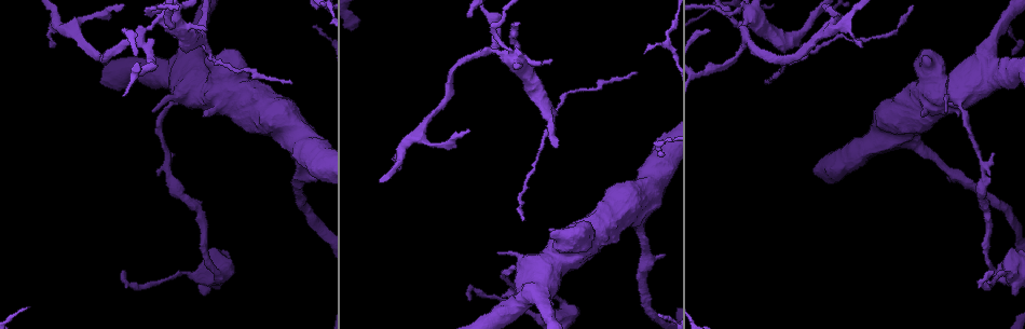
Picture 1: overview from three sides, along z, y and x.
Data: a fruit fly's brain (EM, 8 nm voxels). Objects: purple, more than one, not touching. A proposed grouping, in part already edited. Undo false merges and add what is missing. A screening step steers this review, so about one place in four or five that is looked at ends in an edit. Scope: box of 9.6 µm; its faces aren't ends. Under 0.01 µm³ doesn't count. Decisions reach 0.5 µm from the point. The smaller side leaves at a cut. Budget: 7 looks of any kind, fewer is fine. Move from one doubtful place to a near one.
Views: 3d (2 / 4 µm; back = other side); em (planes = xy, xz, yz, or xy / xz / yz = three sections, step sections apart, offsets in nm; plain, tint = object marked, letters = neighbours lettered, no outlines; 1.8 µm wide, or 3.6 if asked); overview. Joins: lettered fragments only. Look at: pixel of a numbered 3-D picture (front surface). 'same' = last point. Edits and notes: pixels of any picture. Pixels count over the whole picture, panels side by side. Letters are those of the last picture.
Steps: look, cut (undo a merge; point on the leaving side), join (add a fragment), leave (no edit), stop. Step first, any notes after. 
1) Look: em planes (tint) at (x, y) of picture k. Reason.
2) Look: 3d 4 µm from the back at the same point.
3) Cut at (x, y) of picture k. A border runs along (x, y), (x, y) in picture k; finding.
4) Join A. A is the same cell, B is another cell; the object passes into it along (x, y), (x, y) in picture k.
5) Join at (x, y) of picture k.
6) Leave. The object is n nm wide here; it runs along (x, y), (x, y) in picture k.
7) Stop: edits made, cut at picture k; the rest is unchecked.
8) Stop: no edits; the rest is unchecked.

Look: em yz step 16 (letters) at (975, 80) of picture 1. Thick turns thin.

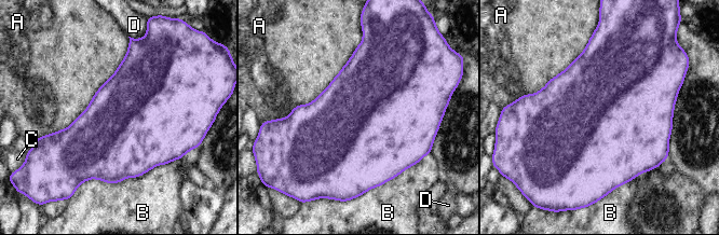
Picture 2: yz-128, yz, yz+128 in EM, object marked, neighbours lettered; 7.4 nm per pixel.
Leave. A, B, C and D are other cells; all the same neuron.

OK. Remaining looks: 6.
Look: em xy step 4 (tint) at (54, 46) of picture 1. Thin end.

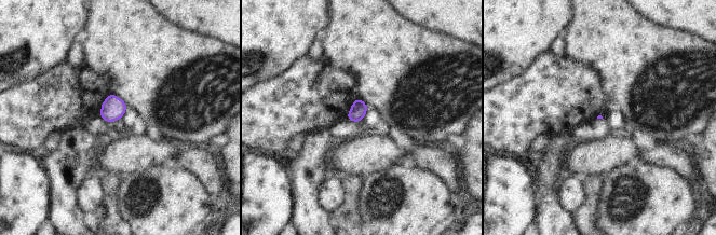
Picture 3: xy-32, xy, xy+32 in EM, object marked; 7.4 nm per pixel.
Look: em planes (tint) at the same point. Cut it another way.

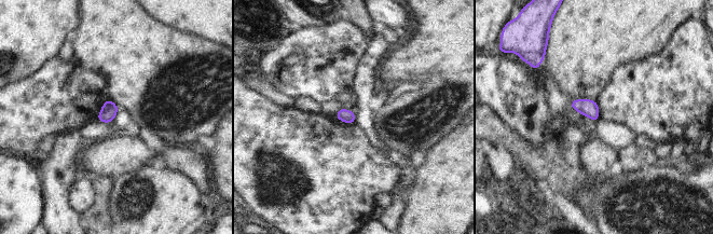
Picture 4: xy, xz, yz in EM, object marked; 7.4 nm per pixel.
Look: em planes (letters) at the same point.

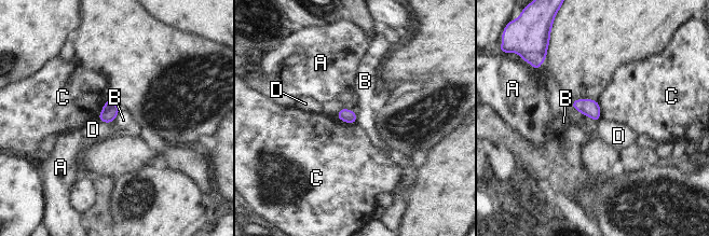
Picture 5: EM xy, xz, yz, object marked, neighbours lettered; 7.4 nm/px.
Leave. A, B, C and D are other cells; a border runs along (120, 108), (113, 121) in picture 5; no lettered fragment goes on from it.

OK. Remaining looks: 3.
Look: em 3.6 µm planes (letters) at (468, 300) of picture 1. Thin end.

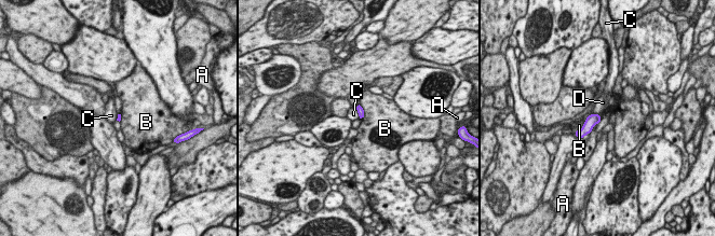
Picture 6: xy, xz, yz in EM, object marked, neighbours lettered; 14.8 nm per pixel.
Leave. The longest contact is with B, 360 nm; A, B, C and D are other cells; a border runs along (355, 107), (360, 119) in picture 6; no lettered fragment goes on from it.

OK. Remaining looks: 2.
Stop: no edits; the rest is unchecked.

